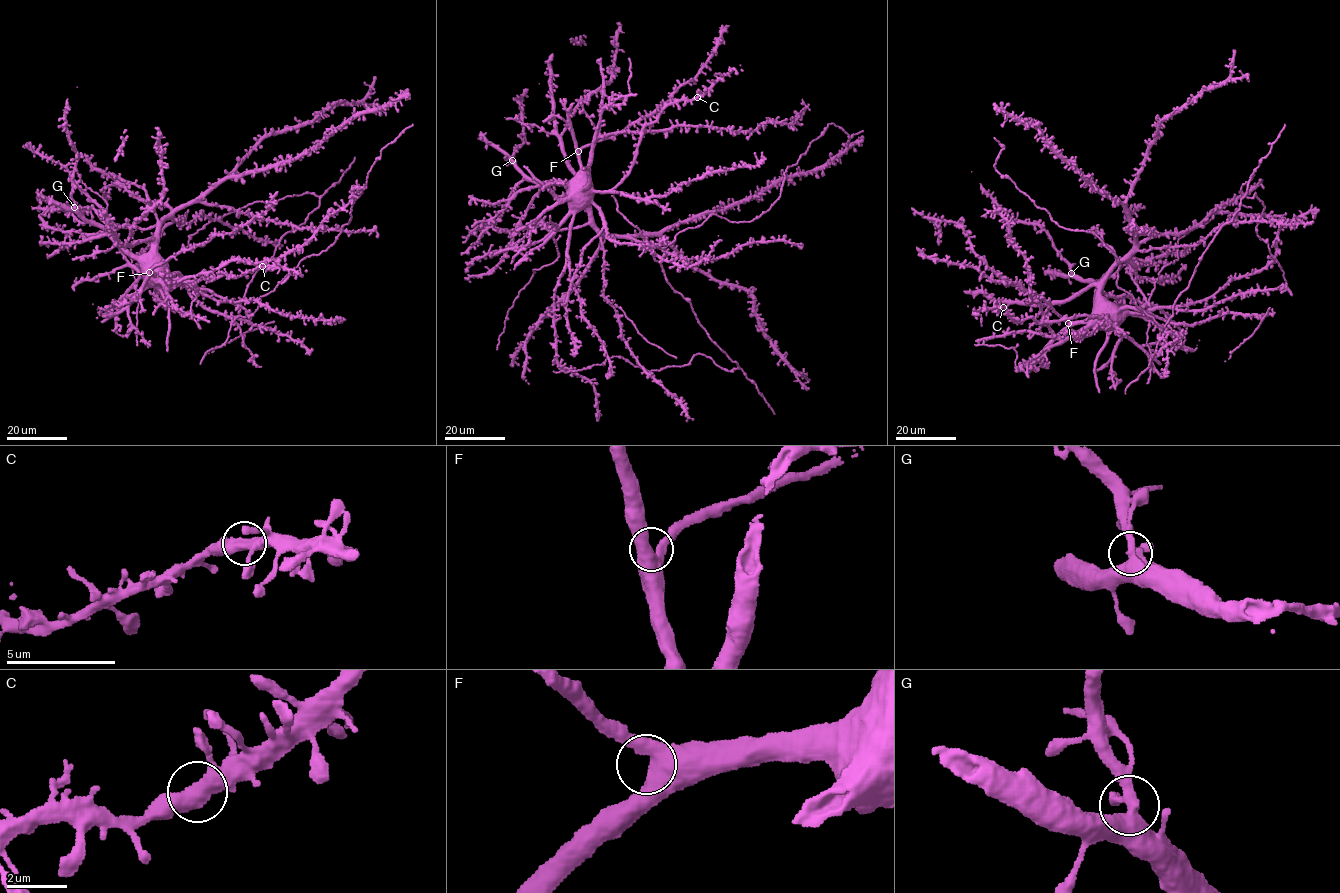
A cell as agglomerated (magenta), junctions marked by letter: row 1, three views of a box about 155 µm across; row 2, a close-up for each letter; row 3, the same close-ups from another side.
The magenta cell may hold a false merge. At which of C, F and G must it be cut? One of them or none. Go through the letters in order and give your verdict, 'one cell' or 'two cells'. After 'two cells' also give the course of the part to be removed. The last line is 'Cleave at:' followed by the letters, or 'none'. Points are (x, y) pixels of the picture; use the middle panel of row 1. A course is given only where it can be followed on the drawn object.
C: one cell
F: one cell
G: one cell
Cleave at: none

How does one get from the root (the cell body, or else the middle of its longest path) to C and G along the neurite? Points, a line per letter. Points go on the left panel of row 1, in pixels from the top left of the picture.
C: (152, 263), (159, 264), (169, 276), (182, 281), (203, 278), (210, 280), (227, 274), (237, 277), (262, 265)
G: (152, 263), (139, 260), (112, 235), (86, 220), (74, 207)

